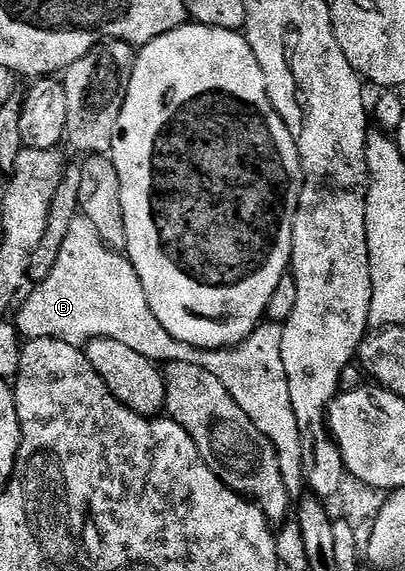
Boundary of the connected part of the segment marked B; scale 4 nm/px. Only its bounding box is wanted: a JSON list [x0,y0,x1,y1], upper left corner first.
[16,215,306,497]

